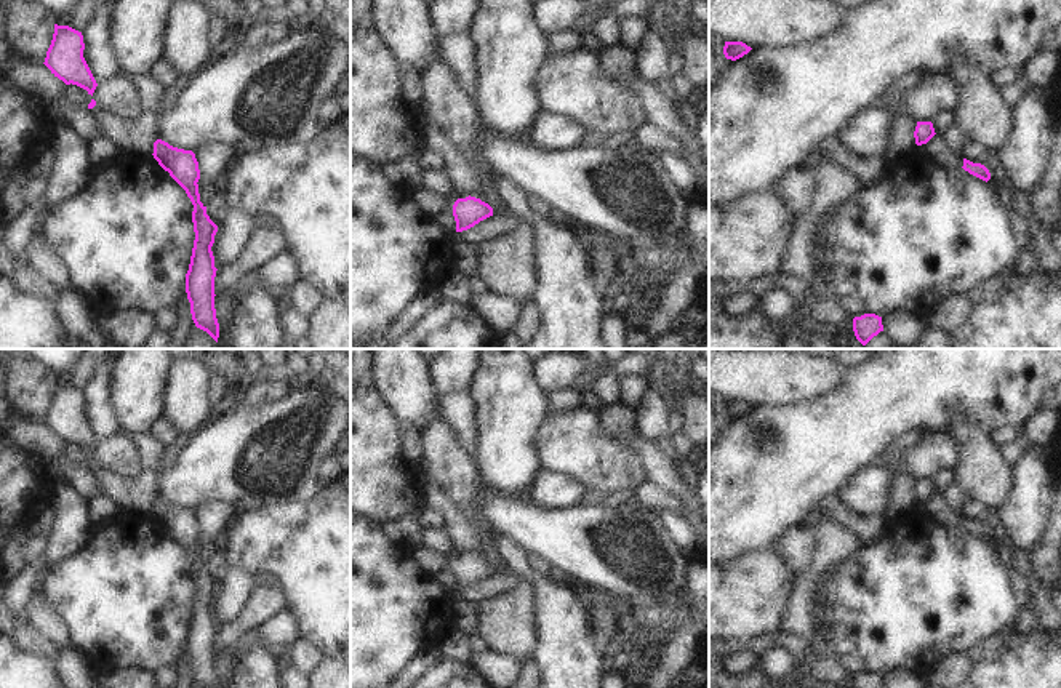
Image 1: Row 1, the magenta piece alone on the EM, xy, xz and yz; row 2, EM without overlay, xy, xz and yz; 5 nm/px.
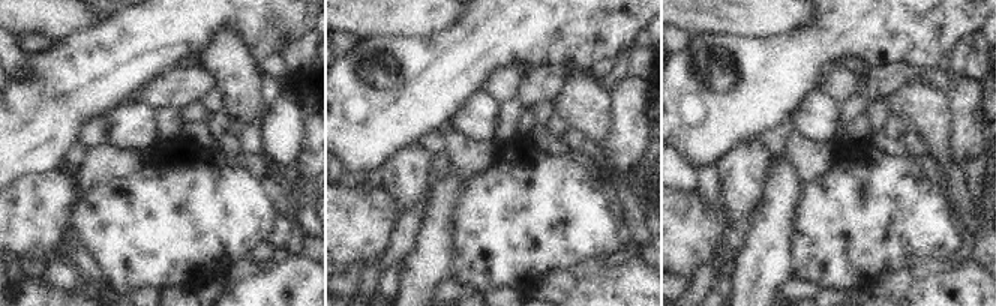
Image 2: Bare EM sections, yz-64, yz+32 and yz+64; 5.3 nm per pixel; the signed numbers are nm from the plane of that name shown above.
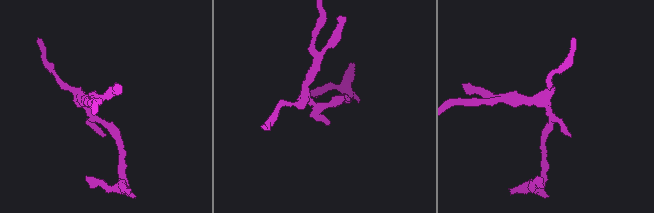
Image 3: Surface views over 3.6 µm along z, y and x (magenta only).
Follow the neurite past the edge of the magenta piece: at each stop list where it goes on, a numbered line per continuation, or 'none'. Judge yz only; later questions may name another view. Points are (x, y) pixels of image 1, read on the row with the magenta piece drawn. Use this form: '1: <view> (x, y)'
none

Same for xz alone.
none

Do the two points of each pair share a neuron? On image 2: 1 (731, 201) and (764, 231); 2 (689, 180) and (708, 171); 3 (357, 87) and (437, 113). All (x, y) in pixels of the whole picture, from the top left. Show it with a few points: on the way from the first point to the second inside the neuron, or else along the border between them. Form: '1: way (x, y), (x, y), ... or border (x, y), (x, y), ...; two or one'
1: border (767, 179), (762, 188), (762, 200), (753, 212); two
2: border (698, 170), (696, 189); two
3: way (377, 92), (417, 93); one

